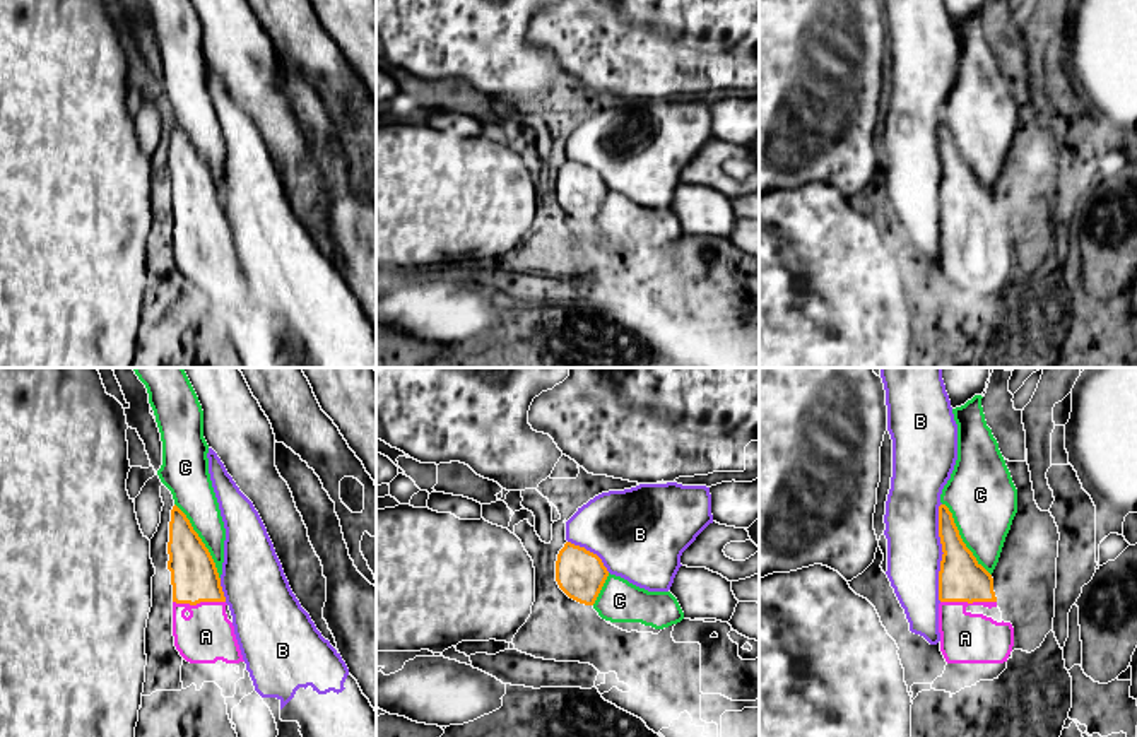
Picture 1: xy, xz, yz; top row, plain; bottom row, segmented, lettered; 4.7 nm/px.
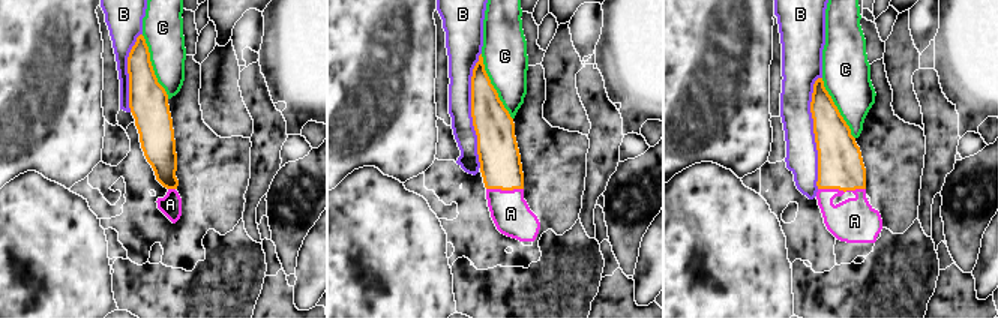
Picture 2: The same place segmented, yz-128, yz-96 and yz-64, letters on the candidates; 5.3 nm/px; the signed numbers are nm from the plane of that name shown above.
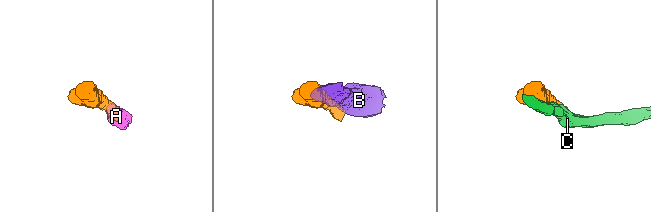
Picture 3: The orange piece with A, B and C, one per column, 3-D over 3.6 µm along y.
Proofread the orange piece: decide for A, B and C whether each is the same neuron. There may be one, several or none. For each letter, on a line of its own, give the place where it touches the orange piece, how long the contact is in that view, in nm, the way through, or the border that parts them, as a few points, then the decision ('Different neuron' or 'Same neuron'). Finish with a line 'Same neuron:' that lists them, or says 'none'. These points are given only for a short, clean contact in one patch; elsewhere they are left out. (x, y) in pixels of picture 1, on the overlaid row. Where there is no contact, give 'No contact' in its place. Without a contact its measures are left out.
A: Touches orange at yz (968, 602). Shared border 260 nm. Same neuron
B: Touches orange at yz (942, 551). Shared border 460 nm. Different neuron
C: Touches orange at xy (200, 541). Shared border 420 nm. Different neuron
Same neuron: A

